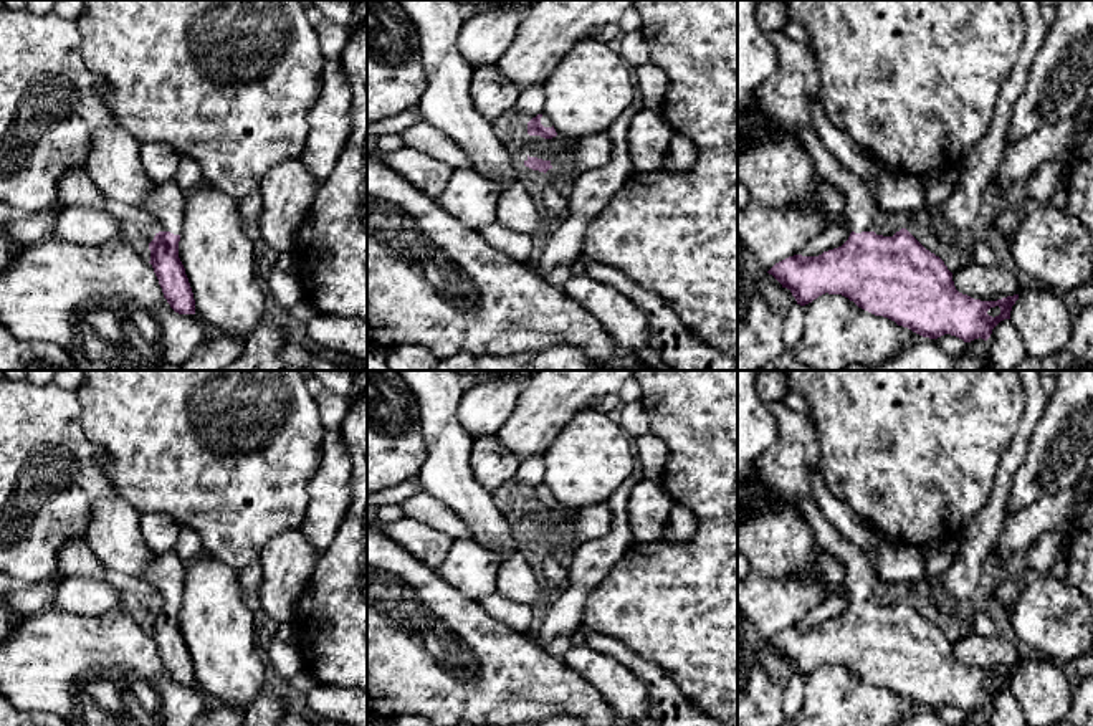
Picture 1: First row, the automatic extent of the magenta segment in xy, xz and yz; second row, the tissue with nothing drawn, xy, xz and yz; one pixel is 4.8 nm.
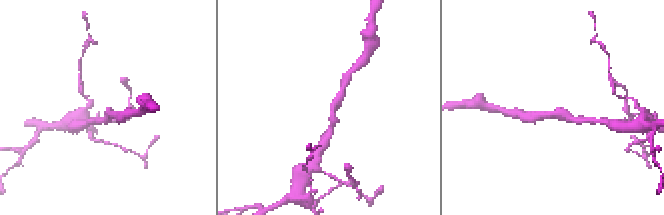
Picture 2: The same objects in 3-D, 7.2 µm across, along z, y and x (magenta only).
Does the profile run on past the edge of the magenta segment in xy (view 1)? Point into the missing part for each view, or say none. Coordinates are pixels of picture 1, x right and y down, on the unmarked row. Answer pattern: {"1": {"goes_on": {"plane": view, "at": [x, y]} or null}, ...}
{"1": {"goes_on": {"plane": "xy", "at": [167, 571]}}}

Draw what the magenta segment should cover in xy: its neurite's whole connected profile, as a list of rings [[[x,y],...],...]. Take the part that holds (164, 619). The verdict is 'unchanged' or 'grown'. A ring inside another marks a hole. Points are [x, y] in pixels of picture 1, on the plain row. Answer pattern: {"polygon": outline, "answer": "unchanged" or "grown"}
{"polygon": [[[175,549],[167,551],[137,577],[159,589],[160,602],[149,614],[150,635],[164,668],[179,685],[195,685],[195,670],[179,628],[179,612],[184,599],[185,564]]], "answer": "grown"}

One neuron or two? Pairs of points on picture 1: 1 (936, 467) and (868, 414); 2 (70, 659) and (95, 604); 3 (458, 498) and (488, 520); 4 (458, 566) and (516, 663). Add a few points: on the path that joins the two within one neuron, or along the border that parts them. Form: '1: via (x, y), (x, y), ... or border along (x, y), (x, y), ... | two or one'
1: via (920, 450), (885, 415) | one
2: border along (55, 606), (83, 616), (101, 616), (116, 611) | two
3: via (465, 498), (482, 513) | one
4: border along (443, 577), (465, 596), (477, 601) | two

